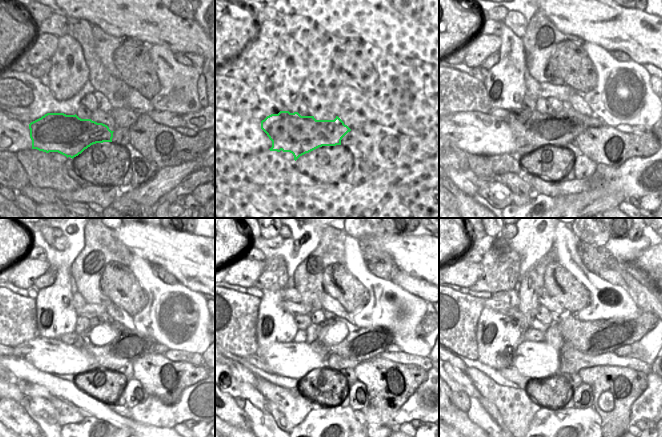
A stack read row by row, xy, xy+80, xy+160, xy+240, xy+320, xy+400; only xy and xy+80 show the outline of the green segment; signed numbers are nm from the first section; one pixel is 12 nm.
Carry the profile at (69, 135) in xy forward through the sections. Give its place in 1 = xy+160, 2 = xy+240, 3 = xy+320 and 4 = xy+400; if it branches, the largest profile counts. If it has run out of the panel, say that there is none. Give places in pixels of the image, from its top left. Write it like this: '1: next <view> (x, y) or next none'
1: next xy+160 (532, 129)
2: next xy+240 (129, 345)
3: next xy+320 (359, 344)
4: next xy+400 (596, 337)

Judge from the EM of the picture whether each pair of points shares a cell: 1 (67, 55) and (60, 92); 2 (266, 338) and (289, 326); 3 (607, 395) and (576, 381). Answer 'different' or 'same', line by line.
1: same
2: same
3: different

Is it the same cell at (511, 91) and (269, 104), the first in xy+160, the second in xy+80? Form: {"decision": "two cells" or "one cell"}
{"decision": "two cells"}

